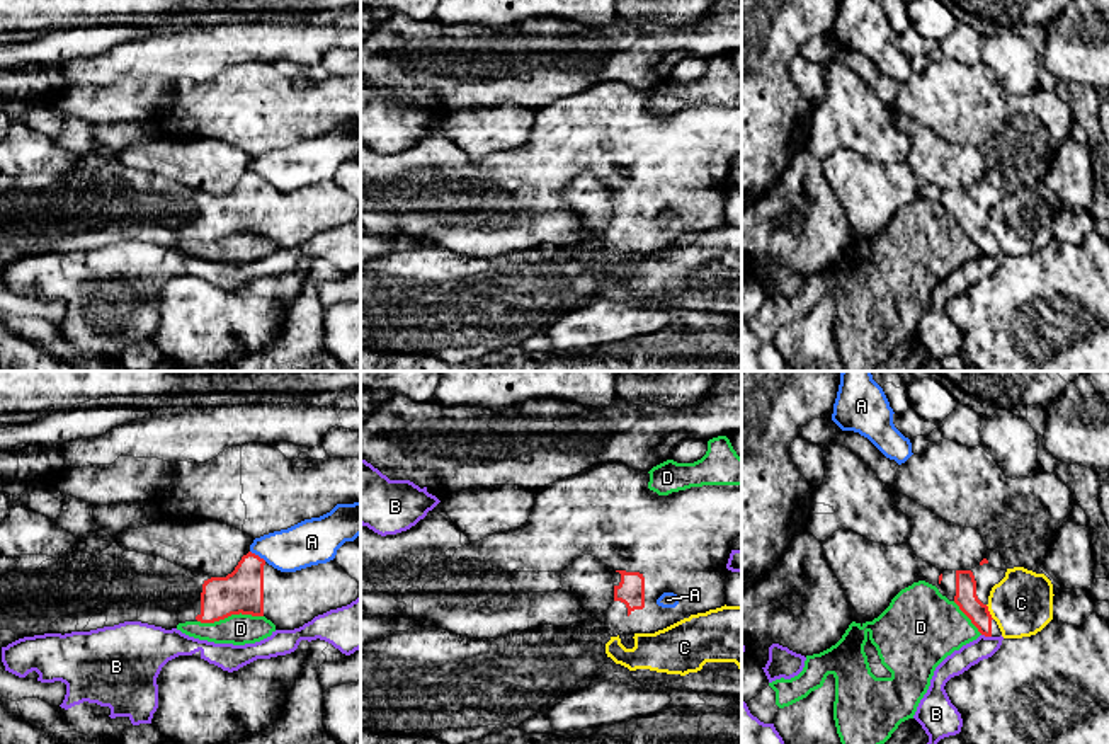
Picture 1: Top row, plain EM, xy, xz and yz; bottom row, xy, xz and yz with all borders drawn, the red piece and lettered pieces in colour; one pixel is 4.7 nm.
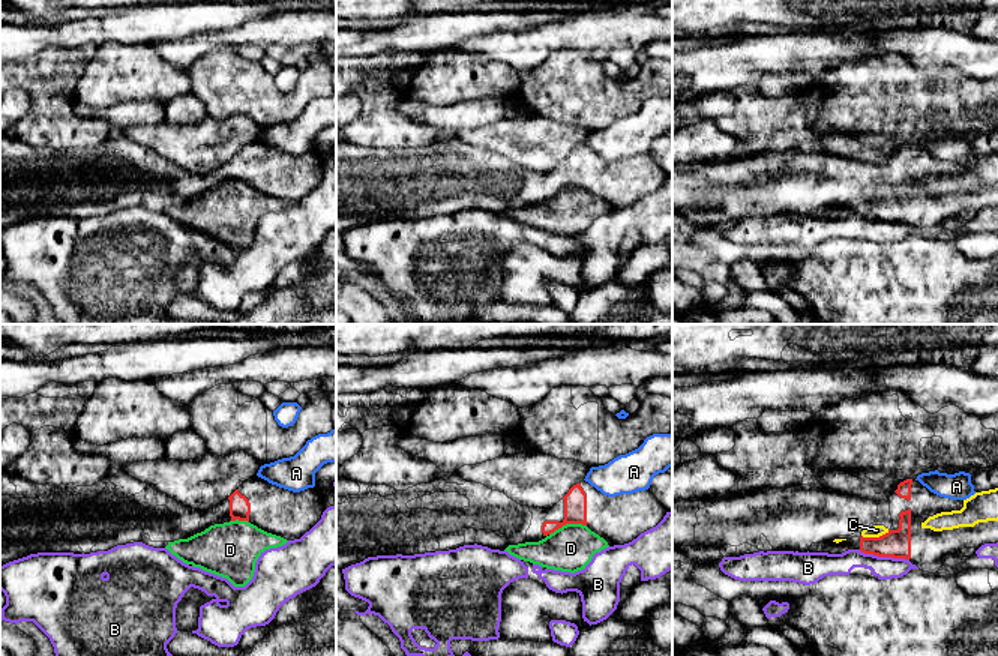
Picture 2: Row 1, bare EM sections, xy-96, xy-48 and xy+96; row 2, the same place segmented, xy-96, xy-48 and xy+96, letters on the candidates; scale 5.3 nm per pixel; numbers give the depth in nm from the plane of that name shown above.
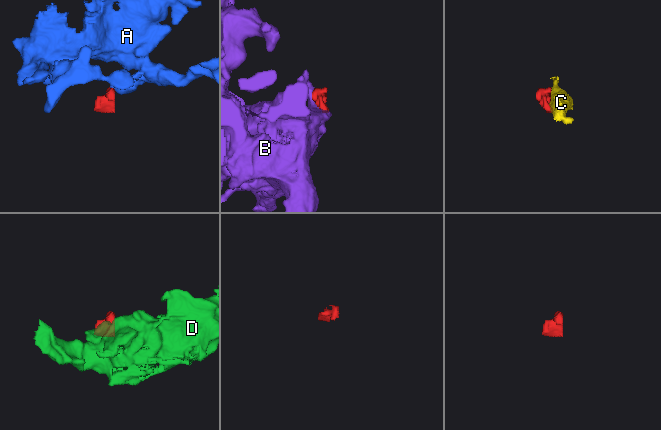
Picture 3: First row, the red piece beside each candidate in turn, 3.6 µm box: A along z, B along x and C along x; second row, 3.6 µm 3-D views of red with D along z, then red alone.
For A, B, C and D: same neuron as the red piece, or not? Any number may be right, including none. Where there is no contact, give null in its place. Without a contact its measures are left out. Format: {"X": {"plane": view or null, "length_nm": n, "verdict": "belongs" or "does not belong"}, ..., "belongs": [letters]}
{"A": {"plane": "xy", "length_nm": 90, "verdict": "does not belong"}, "B": {"plane": "yz", "length_nm": 50, "verdict": "does not belong"}, "C": {"plane": "yz", "length_nm": 80, "verdict": "does not belong"}, "D": {"plane": "xy", "length_nm": 320, "verdict": "does not belong"}, "belongs": []}

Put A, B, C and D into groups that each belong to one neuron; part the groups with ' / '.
A / B / C / D

